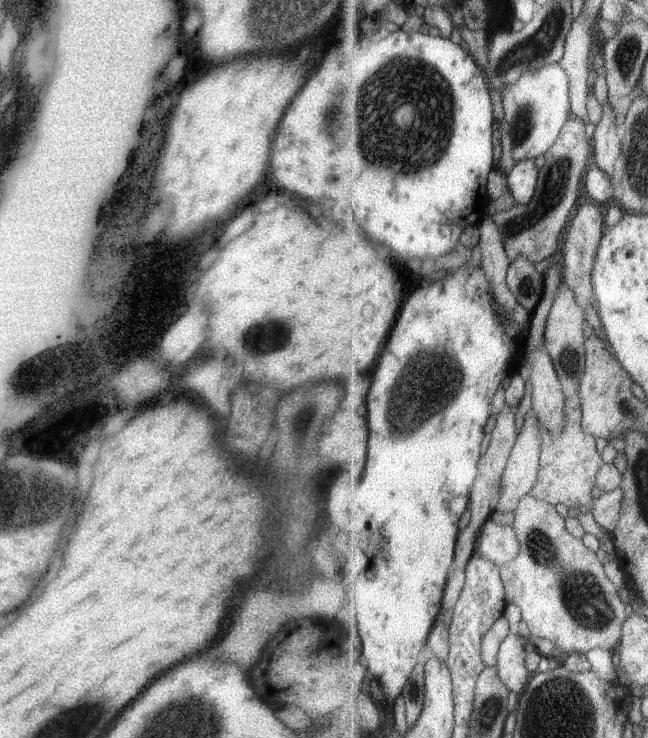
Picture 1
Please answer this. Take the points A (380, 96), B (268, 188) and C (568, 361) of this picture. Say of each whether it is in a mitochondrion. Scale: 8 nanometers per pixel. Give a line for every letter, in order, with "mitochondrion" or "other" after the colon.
A: mitochondrion
B: other
C: mitochondrion

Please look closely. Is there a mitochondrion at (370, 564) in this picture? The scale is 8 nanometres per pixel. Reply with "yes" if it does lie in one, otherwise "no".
no

